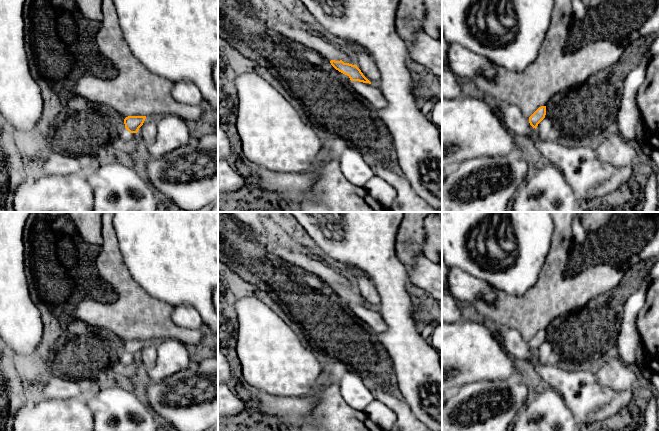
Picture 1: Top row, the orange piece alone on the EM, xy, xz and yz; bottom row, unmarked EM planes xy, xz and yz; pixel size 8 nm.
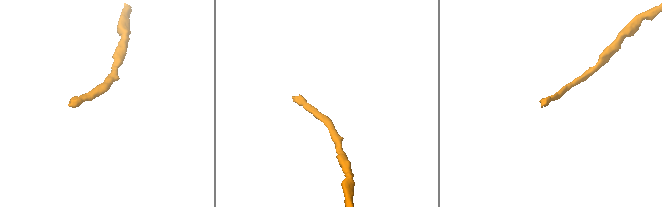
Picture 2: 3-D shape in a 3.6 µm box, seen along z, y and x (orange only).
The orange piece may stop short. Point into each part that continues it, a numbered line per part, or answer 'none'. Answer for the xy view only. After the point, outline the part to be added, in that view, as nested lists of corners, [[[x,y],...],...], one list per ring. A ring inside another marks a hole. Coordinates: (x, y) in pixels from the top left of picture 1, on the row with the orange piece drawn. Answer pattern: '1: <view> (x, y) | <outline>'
none

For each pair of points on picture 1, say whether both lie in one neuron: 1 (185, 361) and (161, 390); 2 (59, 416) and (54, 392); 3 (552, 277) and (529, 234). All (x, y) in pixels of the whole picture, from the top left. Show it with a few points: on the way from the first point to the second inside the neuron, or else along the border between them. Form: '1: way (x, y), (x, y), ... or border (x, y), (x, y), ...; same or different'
1: border (193, 364), (159, 381), (154, 381); different
2: border (78, 396), (64, 399), (48, 399); different
3: border (550, 239), (549, 253), (535, 284); different

